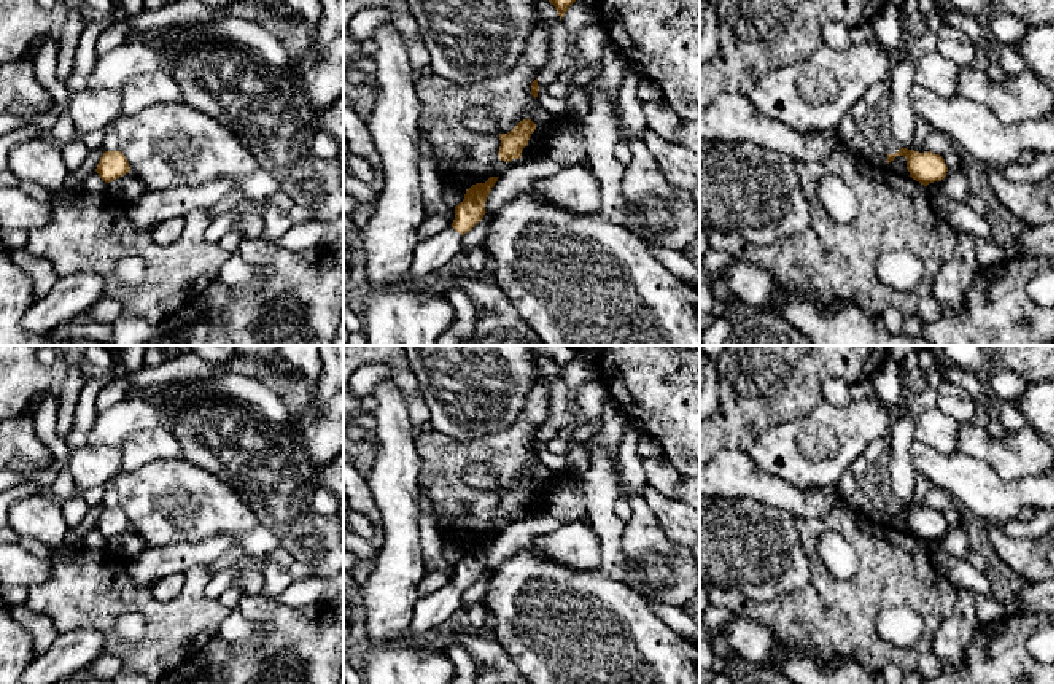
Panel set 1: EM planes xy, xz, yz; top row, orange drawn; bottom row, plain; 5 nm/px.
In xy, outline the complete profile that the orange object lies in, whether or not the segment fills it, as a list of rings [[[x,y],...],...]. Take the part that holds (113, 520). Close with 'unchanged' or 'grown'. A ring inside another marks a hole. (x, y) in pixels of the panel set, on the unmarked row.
[[[119,506],[105,507],[97,520],[95,528],[105,539],[110,539],[129,530],[130,523],[129,523],[126,512]]] | unchanged

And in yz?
[[[900,504],[895,511],[887,511],[887,520],[897,512],[903,512],[907,515],[910,533],[924,542],[934,538],[941,538],[946,533],[948,523],[940,511]]] | unchanged

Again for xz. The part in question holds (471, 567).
[[[490,533],[485,539],[476,539],[466,546],[464,555],[455,563],[455,576],[444,587],[420,598],[413,608],[413,617],[406,633],[391,635],[393,641],[418,639],[423,633],[439,627],[460,608],[463,592],[469,589],[487,569],[487,554],[499,533]]] | grown

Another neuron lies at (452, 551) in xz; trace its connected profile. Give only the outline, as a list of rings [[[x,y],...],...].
[[[447,538],[442,542],[442,555],[448,563],[455,565],[460,558],[463,558],[464,550],[466,550],[466,546],[452,538]]]

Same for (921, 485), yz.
[[[914,471],[914,479],[913,479],[914,498],[910,501],[908,506],[926,509],[927,506],[922,503],[922,499],[930,488],[932,484],[926,479],[926,476]]]

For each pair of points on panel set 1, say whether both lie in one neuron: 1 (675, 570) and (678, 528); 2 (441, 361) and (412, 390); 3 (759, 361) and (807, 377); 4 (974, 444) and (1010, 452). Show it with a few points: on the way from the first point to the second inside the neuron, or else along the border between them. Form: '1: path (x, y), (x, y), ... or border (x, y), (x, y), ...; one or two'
1: border (654, 512), (663, 533), (683, 546); two
2: border (406, 361), (417, 379), (430, 420); two
3: path (770, 373), (778, 377), (795, 377); one
4: path (983, 447), (1001, 452); one

